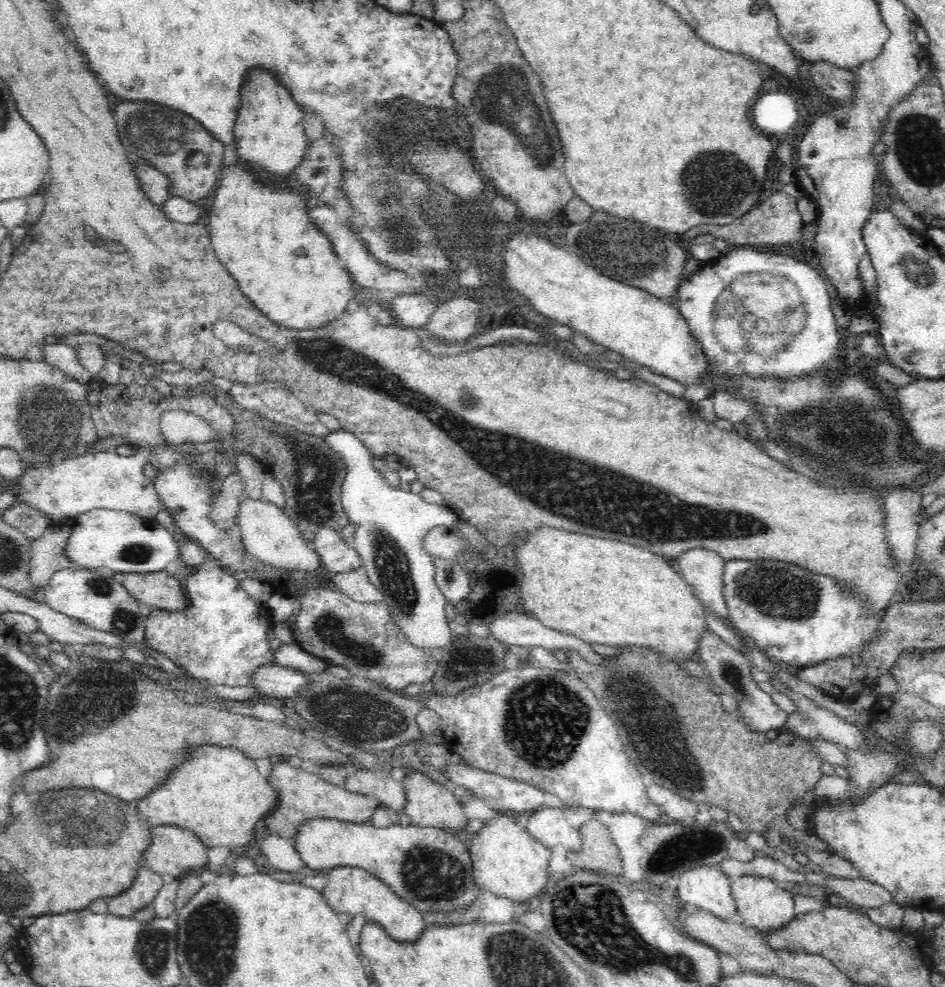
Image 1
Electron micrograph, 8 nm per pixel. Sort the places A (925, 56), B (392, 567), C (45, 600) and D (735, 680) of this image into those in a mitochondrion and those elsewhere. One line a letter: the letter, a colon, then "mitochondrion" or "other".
A: other
B: mitochondrion
C: other
D: mitochondrion

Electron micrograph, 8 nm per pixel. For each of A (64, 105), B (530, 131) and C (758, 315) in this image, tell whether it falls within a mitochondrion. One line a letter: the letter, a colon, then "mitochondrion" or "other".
A: other
B: mitochondrion
C: mitochondrion

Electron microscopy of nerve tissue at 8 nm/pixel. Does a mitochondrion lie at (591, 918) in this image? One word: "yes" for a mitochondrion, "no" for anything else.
yes

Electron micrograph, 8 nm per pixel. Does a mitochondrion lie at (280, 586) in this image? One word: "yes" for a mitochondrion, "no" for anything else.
no

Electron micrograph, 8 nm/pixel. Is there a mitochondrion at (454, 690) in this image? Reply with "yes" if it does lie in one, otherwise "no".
no

